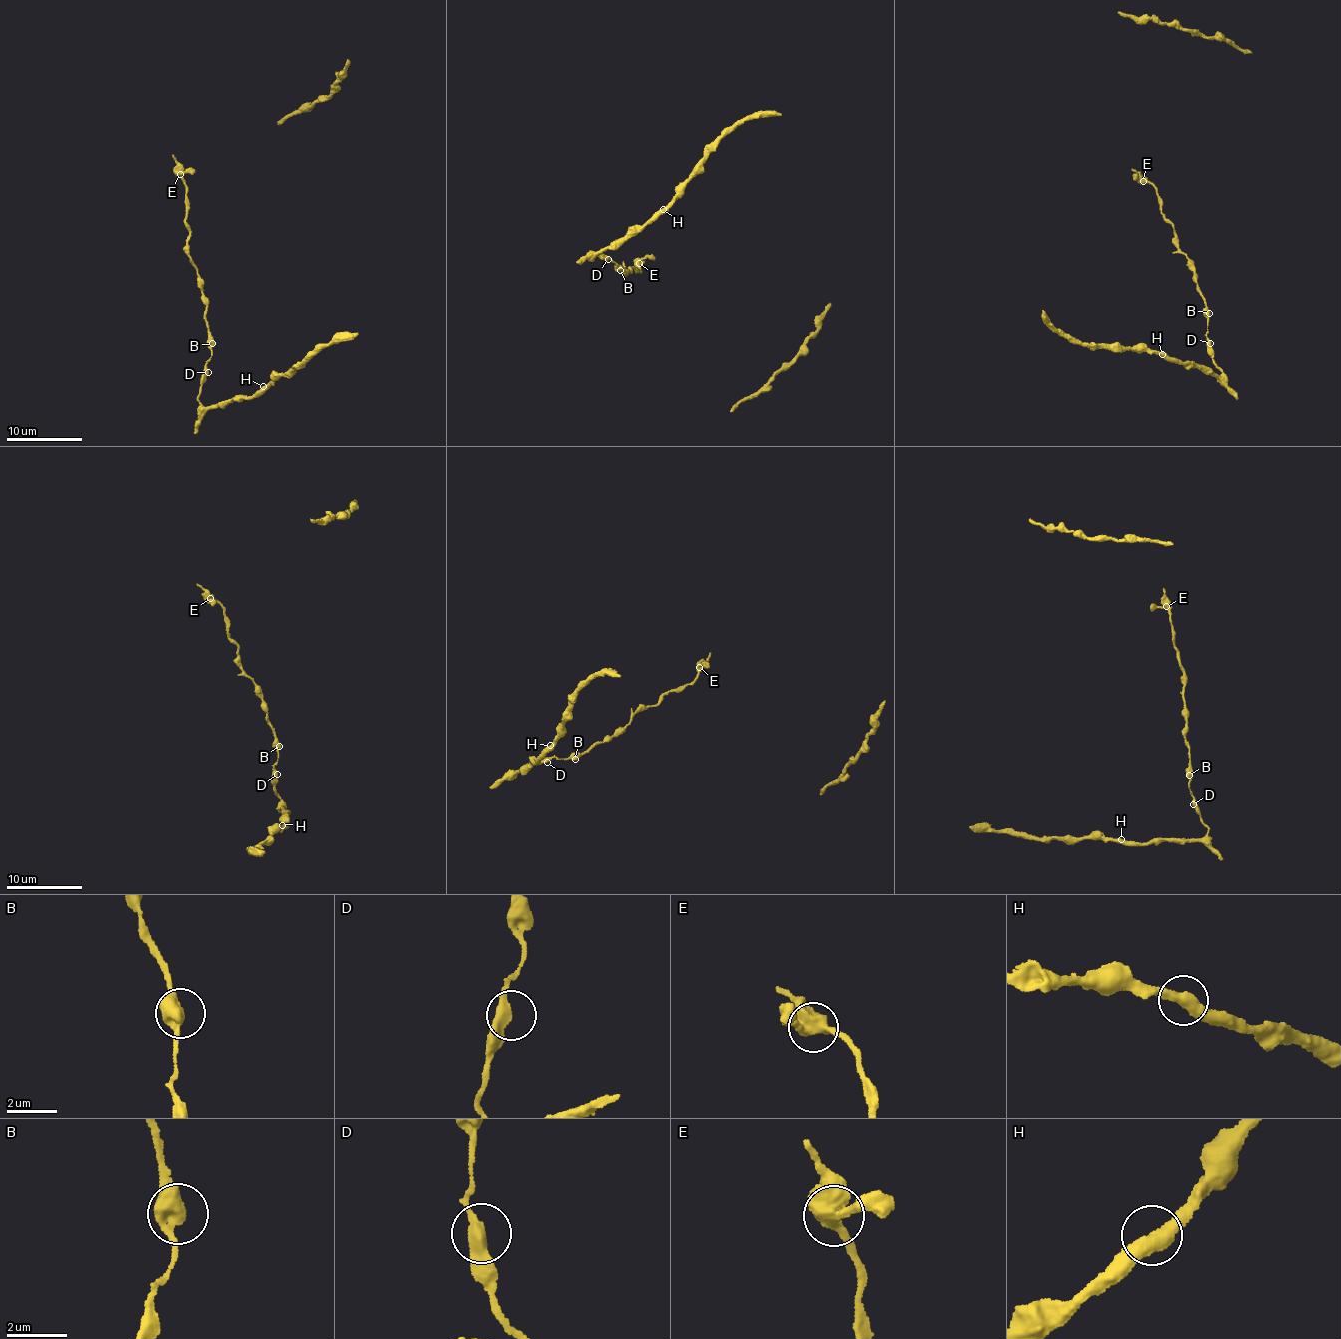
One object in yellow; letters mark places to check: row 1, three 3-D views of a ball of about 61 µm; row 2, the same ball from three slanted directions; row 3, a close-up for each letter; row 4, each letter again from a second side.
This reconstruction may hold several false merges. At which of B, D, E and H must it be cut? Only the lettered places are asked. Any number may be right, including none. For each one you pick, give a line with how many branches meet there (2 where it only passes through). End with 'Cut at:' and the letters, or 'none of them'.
Cut at: none of them

